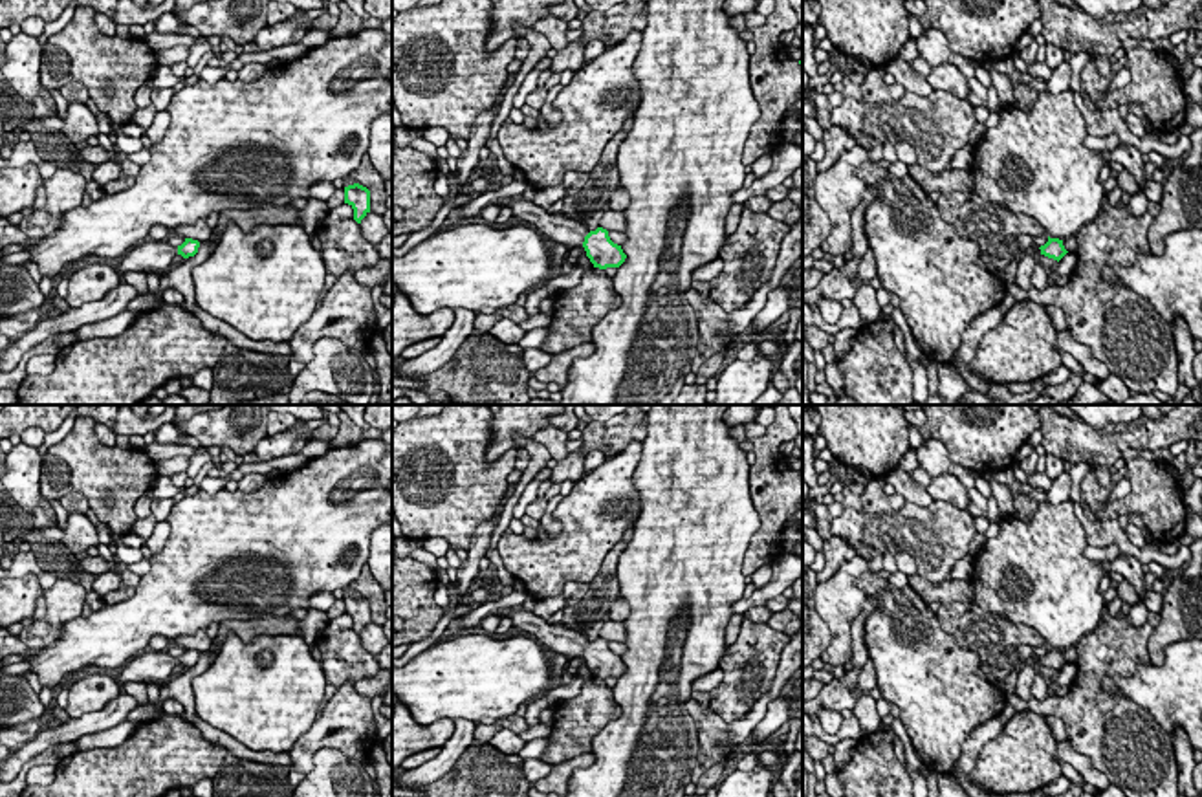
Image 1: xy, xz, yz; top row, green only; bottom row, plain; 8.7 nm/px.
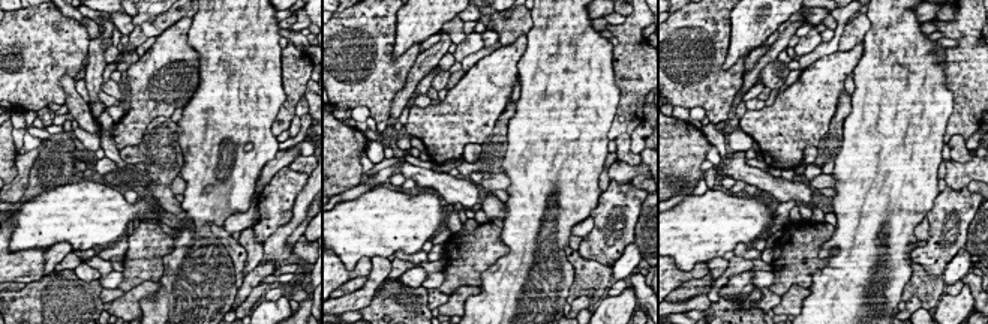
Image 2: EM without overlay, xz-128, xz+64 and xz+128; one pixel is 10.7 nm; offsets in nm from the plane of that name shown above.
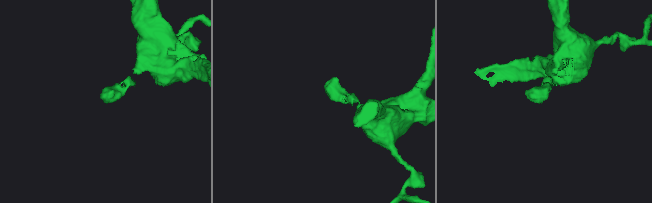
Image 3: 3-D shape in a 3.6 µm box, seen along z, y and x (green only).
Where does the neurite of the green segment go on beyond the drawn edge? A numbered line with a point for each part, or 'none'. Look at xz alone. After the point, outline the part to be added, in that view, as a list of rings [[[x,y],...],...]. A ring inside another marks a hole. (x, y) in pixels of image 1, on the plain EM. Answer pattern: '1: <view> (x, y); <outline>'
1: xz (556, 638); [[[498,608],[493,614],[498,617],[509,617],[515,628],[533,634],[535,641],[544,650],[564,654],[568,661],[579,658],[588,645],[585,632],[550,625],[546,619],[522,608]]]

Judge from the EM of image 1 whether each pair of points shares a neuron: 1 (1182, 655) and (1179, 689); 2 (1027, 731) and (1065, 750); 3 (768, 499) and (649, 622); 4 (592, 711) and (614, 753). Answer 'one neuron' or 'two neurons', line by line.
1: one neuron
2: two neurons
3: two neurons
4: two neurons

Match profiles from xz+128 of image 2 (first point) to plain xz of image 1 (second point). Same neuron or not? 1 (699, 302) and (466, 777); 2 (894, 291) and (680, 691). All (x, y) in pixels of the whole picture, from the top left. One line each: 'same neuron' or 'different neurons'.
1: different neurons
2: same neuron

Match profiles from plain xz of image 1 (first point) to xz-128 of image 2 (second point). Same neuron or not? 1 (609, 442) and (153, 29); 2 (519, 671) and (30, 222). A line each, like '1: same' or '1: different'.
1: same
2: same

